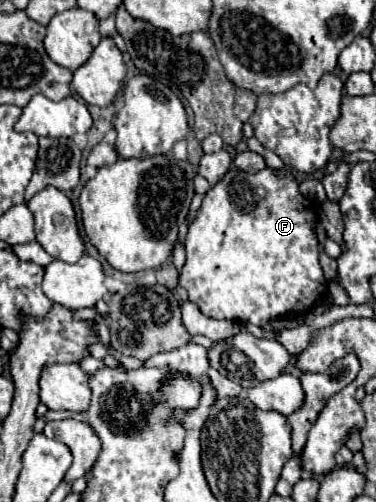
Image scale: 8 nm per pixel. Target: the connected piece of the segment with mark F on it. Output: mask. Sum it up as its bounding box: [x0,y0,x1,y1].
[179,167,327,325]

